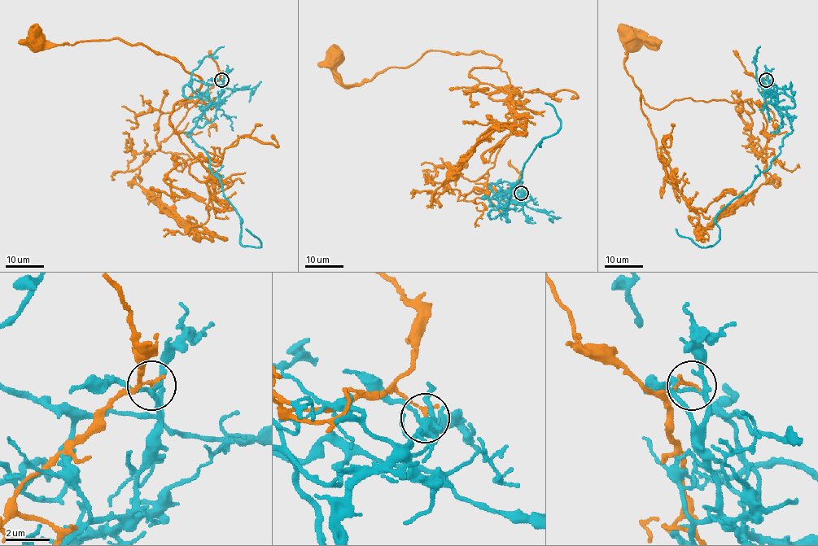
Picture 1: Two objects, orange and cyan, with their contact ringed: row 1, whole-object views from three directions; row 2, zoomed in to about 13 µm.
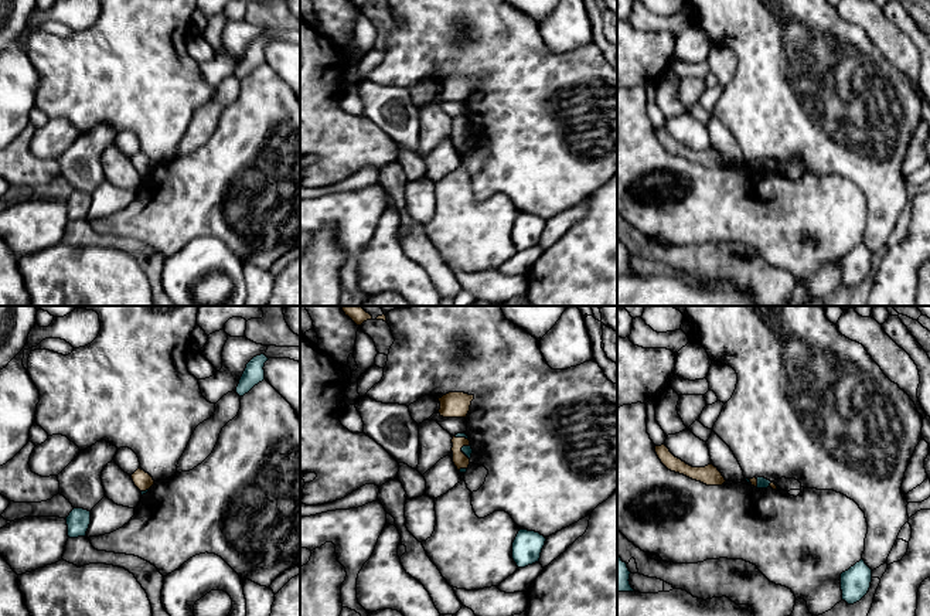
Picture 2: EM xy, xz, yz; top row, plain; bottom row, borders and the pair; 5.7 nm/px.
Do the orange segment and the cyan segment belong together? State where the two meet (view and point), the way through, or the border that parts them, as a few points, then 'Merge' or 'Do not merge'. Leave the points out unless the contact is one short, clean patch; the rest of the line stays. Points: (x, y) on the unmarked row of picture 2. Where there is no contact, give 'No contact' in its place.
Touches orange at xz (462, 135). Boundary: xz (463, 128), (462, 133), (469, 142). Do not merge

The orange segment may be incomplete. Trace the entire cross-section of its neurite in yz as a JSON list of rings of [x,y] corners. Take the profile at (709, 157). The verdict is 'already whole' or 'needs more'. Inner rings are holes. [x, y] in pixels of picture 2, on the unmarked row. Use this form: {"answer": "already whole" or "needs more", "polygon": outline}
{"answer": "already whole", "polygon": [[[665,127],[655,129],[655,136],[661,146],[671,154],[684,157],[706,169],[722,169],[726,163],[712,146],[705,150],[692,150],[675,140]]]}

